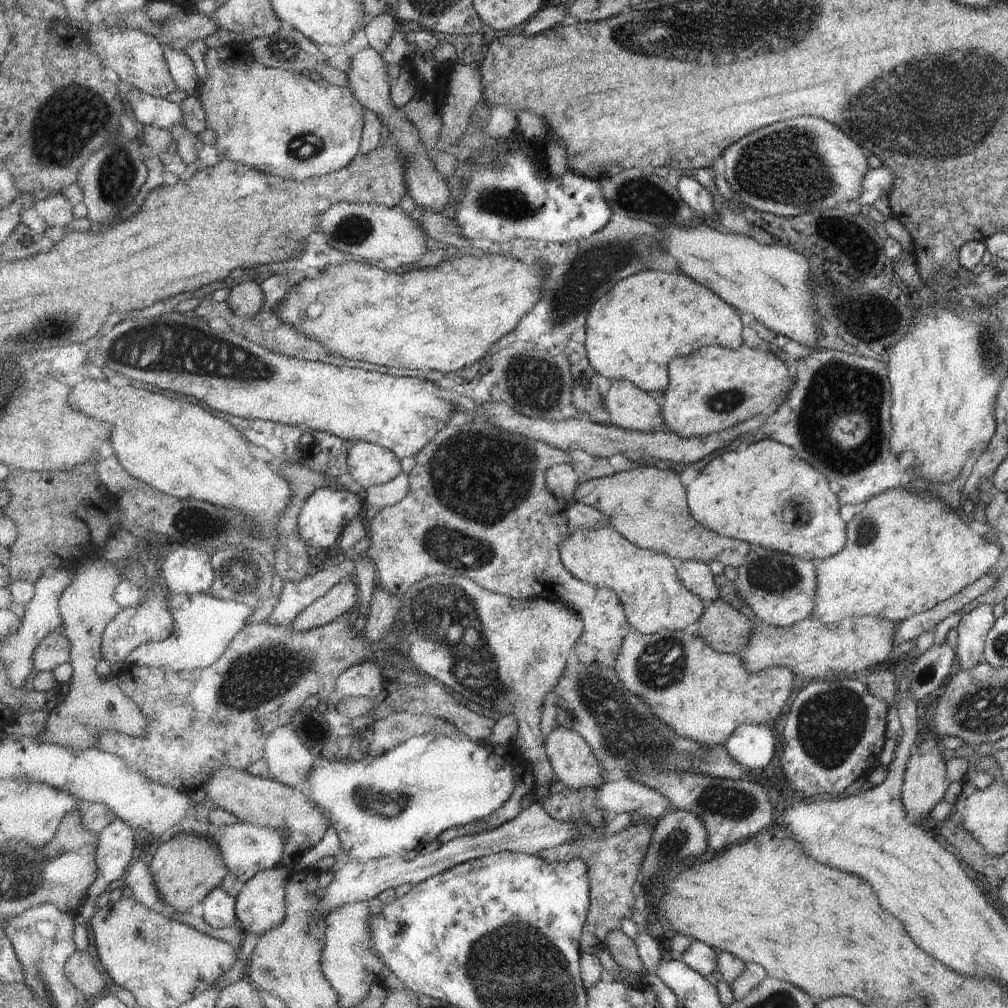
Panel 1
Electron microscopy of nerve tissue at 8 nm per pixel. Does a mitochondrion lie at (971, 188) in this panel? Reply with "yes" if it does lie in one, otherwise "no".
no

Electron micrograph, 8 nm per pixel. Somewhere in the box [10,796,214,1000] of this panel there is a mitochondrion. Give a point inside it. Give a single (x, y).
(37, 960)

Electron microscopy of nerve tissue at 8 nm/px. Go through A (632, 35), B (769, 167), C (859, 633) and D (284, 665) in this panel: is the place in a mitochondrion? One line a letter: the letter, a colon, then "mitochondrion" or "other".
A: mitochondrion
B: mitochondrion
C: other
D: mitochondrion

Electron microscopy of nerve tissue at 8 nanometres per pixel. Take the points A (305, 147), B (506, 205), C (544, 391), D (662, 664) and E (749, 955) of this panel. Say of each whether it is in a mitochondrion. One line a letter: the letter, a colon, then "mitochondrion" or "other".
A: mitochondrion
B: mitochondrion
C: mitochondrion
D: mitochondrion
E: other

